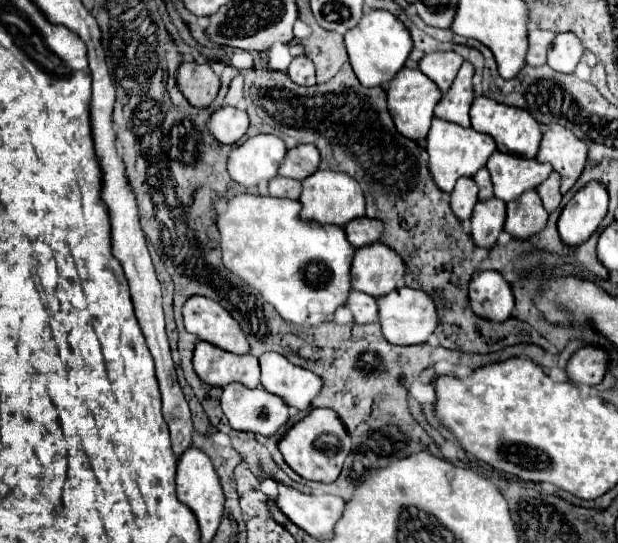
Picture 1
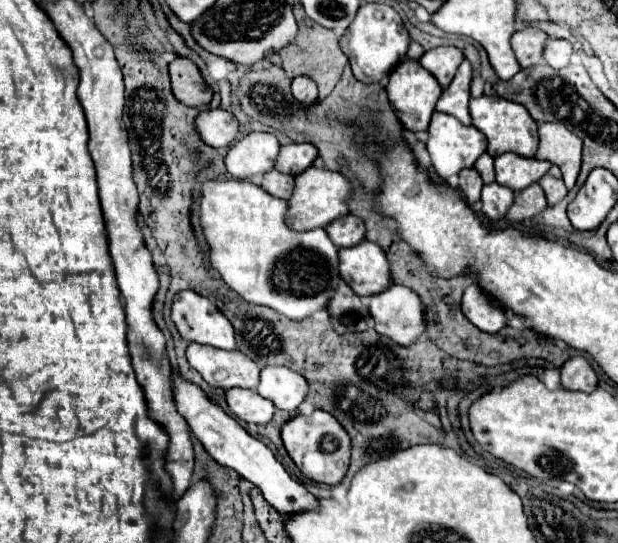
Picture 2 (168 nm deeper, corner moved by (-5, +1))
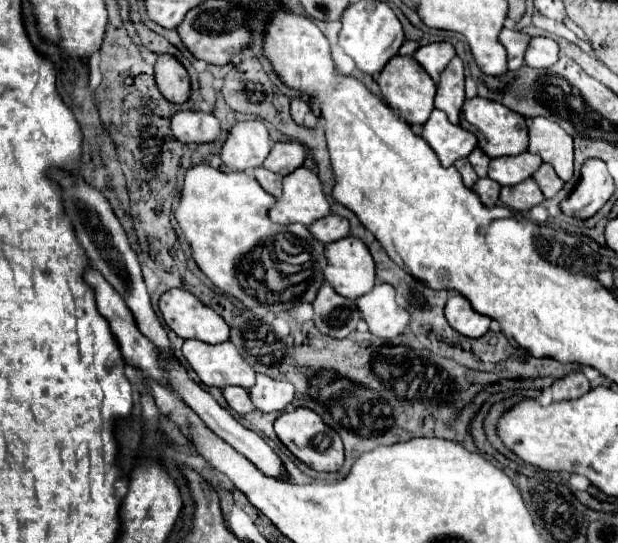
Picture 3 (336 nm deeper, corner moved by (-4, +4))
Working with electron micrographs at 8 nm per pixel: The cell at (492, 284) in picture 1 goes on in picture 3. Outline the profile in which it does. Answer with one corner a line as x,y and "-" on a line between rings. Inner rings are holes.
452,295
446,303
446,319
448,323
466,337
482,337
488,329
492,319
482,315
470,307
470,301
464,295

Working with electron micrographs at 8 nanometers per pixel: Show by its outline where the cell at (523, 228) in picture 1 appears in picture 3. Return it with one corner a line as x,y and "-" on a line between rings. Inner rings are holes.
526,179
524,183
518,183
512,187
502,187
500,201
506,207
522,213
522,211
530,211
534,205
540,205
544,201
544,195
534,179

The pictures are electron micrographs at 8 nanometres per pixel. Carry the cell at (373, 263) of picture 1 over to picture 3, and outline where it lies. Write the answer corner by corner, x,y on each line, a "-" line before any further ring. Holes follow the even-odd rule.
344,237
326,247
326,281
342,297
356,299
378,283
374,259
362,239

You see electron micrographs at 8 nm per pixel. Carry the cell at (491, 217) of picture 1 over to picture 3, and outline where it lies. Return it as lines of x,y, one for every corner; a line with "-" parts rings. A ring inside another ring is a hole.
478,179
476,185
474,185
474,191
480,195
480,201
486,205
486,207
494,207
498,205
498,195
500,195
500,185
494,183
492,179

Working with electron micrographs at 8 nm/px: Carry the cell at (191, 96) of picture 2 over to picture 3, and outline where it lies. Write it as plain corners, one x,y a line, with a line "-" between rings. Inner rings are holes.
158,55
154,71
156,85
170,103
186,103
190,99
190,75
174,55

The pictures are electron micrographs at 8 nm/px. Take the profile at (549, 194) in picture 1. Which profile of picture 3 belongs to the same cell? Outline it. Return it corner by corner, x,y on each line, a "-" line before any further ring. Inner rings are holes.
542,163
542,167
534,173
534,181
542,189
544,197
554,197
564,187
564,181
556,175
554,167
550,167
548,163

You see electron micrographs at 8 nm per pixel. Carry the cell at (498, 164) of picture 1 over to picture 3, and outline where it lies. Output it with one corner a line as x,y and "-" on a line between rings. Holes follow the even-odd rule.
528,151
514,157
496,157
490,161
488,177
498,181
500,185
518,185
524,179
532,177
540,165
542,165
540,155

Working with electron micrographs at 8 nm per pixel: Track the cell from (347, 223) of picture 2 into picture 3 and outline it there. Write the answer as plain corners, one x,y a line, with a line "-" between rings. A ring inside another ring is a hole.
336,213
314,221
308,229
310,229
310,233
312,233
316,239
320,239
324,245
328,245
328,243
332,243
332,241
338,241
338,239
342,239
342,237
346,237
346,235
350,233
350,225
346,223
346,219
338,217

